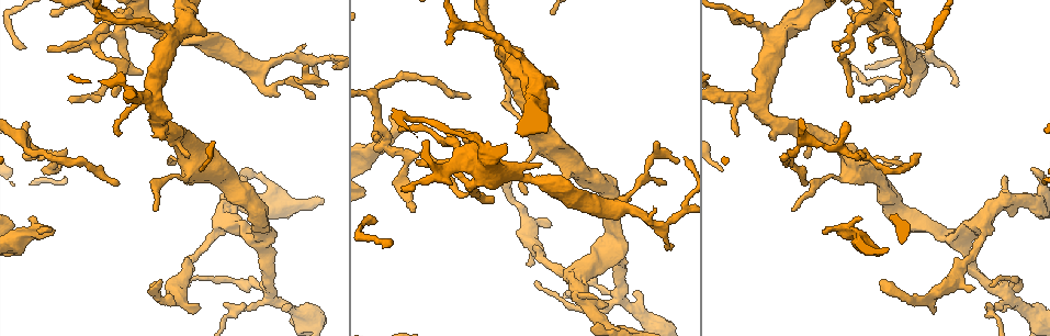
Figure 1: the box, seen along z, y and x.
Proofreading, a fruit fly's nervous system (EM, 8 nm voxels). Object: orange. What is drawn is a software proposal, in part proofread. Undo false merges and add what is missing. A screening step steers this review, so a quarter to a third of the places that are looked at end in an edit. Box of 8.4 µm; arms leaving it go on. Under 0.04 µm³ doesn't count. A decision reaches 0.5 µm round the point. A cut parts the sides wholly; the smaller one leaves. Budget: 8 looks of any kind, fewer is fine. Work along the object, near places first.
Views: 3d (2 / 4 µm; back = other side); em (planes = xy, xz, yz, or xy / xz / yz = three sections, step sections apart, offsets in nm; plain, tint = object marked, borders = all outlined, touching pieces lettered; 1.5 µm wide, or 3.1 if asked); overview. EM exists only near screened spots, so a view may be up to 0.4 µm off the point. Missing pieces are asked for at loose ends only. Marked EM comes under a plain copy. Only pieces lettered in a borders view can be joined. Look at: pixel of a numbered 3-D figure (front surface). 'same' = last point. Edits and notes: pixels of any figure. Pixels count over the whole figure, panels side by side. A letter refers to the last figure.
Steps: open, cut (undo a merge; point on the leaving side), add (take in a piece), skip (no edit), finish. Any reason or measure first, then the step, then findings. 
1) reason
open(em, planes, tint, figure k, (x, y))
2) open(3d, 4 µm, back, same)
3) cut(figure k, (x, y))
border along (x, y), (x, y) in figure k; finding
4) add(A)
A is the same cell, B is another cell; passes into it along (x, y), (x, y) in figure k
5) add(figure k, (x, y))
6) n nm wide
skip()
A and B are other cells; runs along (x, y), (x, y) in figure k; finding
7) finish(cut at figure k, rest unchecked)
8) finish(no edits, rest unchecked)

branch point
open(em, yz, step 8, borders, figure 1, (269, 295))

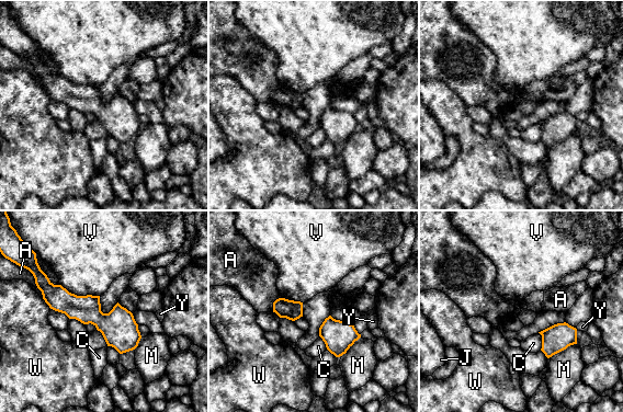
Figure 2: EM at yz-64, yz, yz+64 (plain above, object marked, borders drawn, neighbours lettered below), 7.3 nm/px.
skip()
A, C, J, M, V, W and Y are other cells; border along (60, 284), (77, 295), (99, 296) in figure 2; continuous, no second neuron

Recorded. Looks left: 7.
free end
open(em, planes, borders, figure 1, (68, 50))

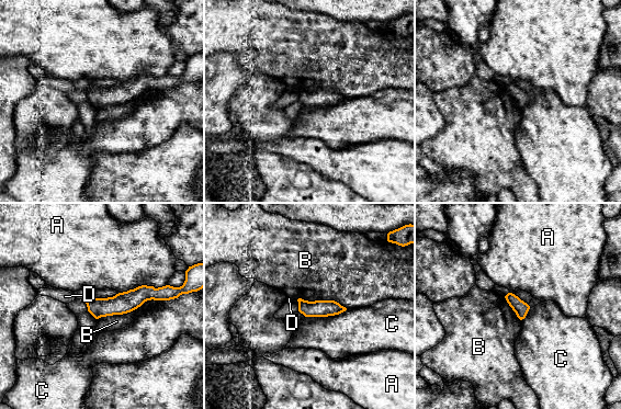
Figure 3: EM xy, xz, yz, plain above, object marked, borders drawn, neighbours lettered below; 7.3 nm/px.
B touches over 460 nm
skip()
A, B, C and D are other cells; runs along (164, 296), (89, 304) in figure 3; no lettered piece goes on from it

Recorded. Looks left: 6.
branch stops here
open(em, xz, step 8, tint, figure 1, (541, 164))

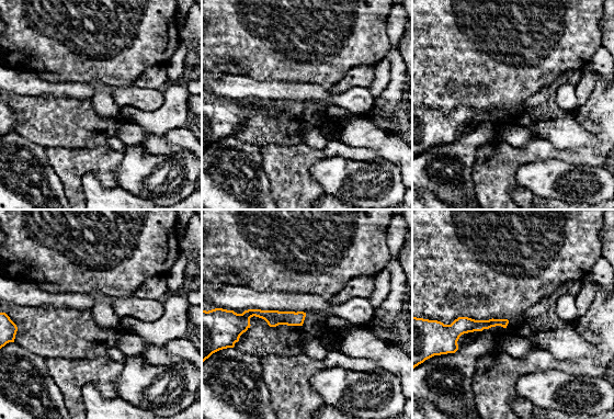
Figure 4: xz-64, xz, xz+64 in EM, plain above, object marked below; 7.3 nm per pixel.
open(em, planes, borders, same)

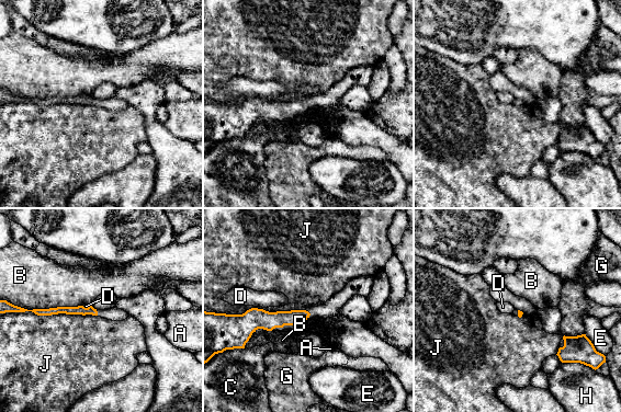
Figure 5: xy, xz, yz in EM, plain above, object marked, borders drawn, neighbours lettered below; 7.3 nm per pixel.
J touches over 550 nm
skip()
A, B, C, D, E, G, H and J are other cells; border along (22, 311), (97, 316) in figure 5; no lettered piece goes on from it

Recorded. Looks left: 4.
an open end
open(3d, 2 µm, figure 1, (897, 157))

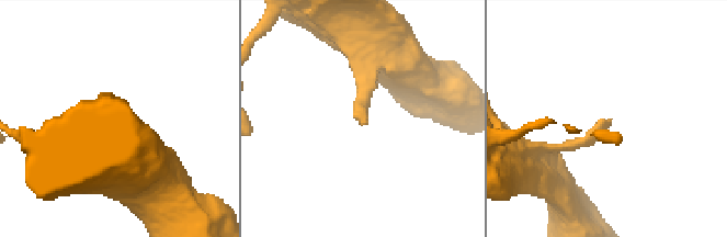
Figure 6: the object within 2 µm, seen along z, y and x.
shape alone is not enough
open(em, xz, step 4, tint, figure 6, (609, 120))

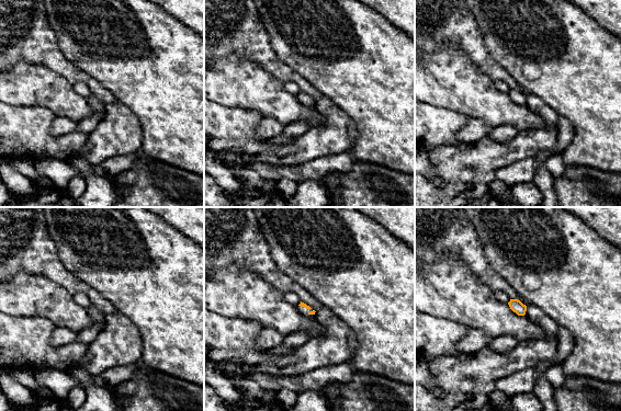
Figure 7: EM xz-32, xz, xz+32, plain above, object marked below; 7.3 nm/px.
another direction
open(em, planes, borders, same)

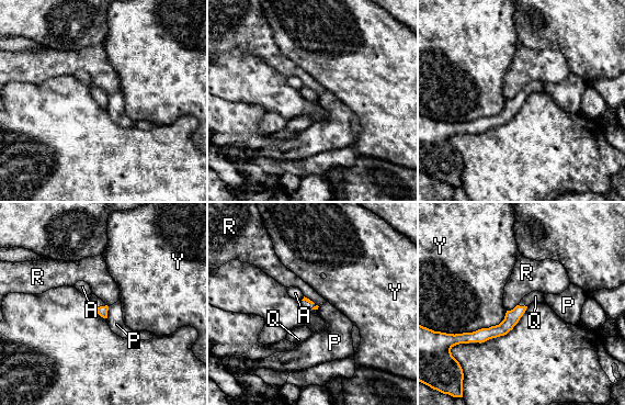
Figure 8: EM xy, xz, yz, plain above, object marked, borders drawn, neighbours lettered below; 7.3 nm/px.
add(Q)
Q is the same cell, A, P, R and Y are other cells; passes into it along (102, 311), (100, 306), (95, 302) in figure 8; the neuron continues

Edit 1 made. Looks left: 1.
finish(add at figure 8, rest unchecked)

